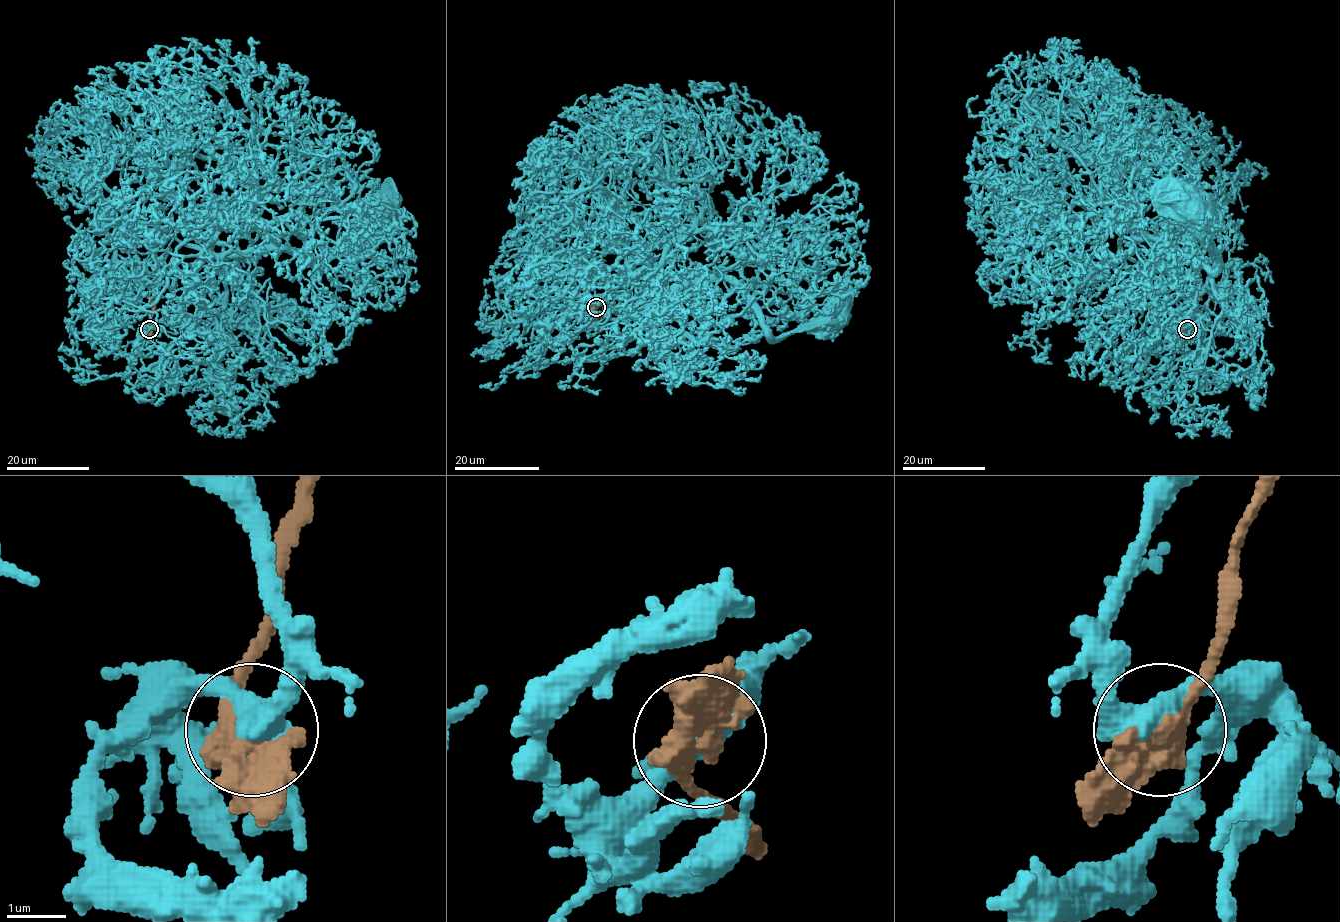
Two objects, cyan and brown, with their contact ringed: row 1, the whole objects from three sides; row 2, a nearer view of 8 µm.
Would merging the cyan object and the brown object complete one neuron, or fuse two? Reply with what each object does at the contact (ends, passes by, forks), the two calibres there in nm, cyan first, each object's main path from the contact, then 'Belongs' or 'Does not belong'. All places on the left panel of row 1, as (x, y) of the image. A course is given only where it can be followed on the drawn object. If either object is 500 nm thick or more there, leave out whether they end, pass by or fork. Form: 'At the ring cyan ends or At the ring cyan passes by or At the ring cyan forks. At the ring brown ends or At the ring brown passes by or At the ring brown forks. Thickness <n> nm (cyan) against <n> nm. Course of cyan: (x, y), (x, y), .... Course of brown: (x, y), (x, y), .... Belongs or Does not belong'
Thickness 440 nm (cyan) against 500 nm. Course of cyan: (149, 328), (151, 318), (108, 266), (114, 245), (139, 228), (216, 253), (291, 249), (322, 270), (386, 214). Course of brown: (149, 329), (153, 308), (143, 295). Belongs

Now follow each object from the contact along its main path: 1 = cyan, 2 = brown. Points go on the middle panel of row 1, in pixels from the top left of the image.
1: (596, 307), (564, 330), (554, 326), (581, 303), (638, 309), (683, 286), (729, 280), (776, 339), (837, 315)
2: (595, 308), (600, 315), (590, 320)

